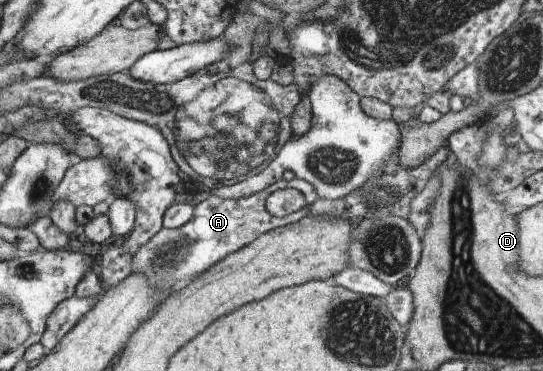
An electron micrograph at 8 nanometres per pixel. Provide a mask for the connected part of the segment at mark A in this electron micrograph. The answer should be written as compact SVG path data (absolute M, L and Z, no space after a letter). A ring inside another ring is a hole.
M288 176L268 186L252 196L239 198L238 200L222 200L218 196L210 197L197 205L194 205L194 212L190 222L177 229L162 227L146 244L143 244L134 256L131 256L130 274L144 274L148 284L156 290L162 288L177 287L177 283L188 280L196 274L207 271L225 256L244 248L256 238L274 230L276 227L283 227L298 222L300 219L311 215L310 205L319 199L314 187L304 179ZM286 186L300 186L302 194L306 196L306 206L290 216L274 218L266 210L266 198L280 188Z

